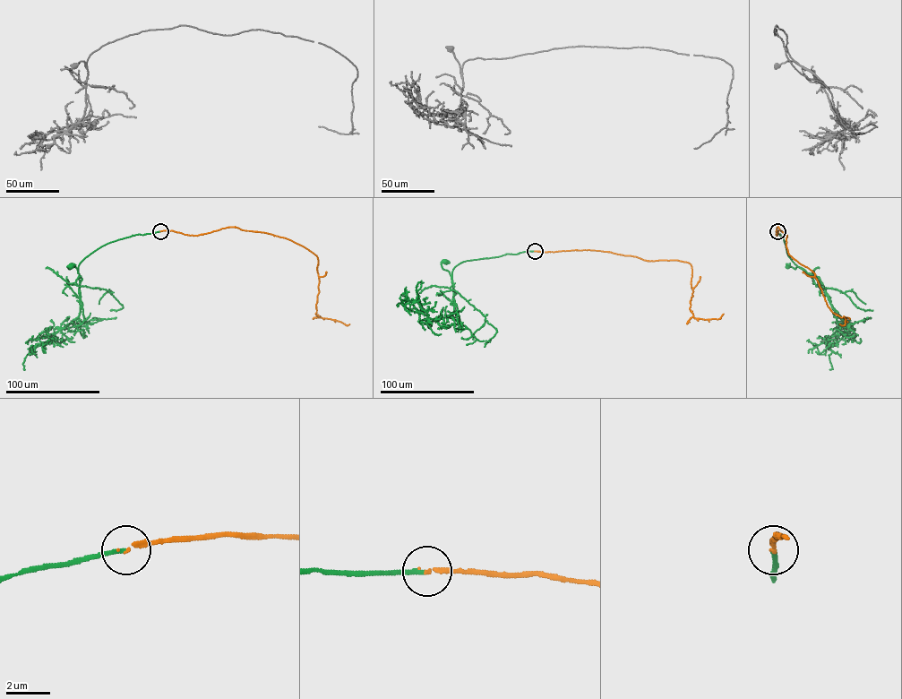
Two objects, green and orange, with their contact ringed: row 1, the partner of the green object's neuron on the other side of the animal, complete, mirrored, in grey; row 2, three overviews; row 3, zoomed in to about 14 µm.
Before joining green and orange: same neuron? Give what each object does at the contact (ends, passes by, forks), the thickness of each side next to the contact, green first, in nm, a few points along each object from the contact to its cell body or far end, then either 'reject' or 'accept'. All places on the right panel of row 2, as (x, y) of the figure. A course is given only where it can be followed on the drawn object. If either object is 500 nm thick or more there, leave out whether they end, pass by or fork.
green ends | orange ends | 190/160 nm | green via (777, 231), (794, 263), (807, 273), (819, 278), (801, 267), (787, 266) | orange via (777, 231), (777, 236), (777, 227), (786, 235), (789, 254), (814, 273), (830, 310), (846, 318), (840, 323) | accept

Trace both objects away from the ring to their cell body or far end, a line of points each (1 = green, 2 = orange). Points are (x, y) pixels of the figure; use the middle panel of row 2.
1: (535, 251), (460, 263), (451, 272), (455, 293), (449, 271), (442, 265), (444, 262)
2: (535, 251), (598, 250), (648, 261), (687, 262), (692, 271), (690, 309), (693, 316), (718, 319), (723, 314)

